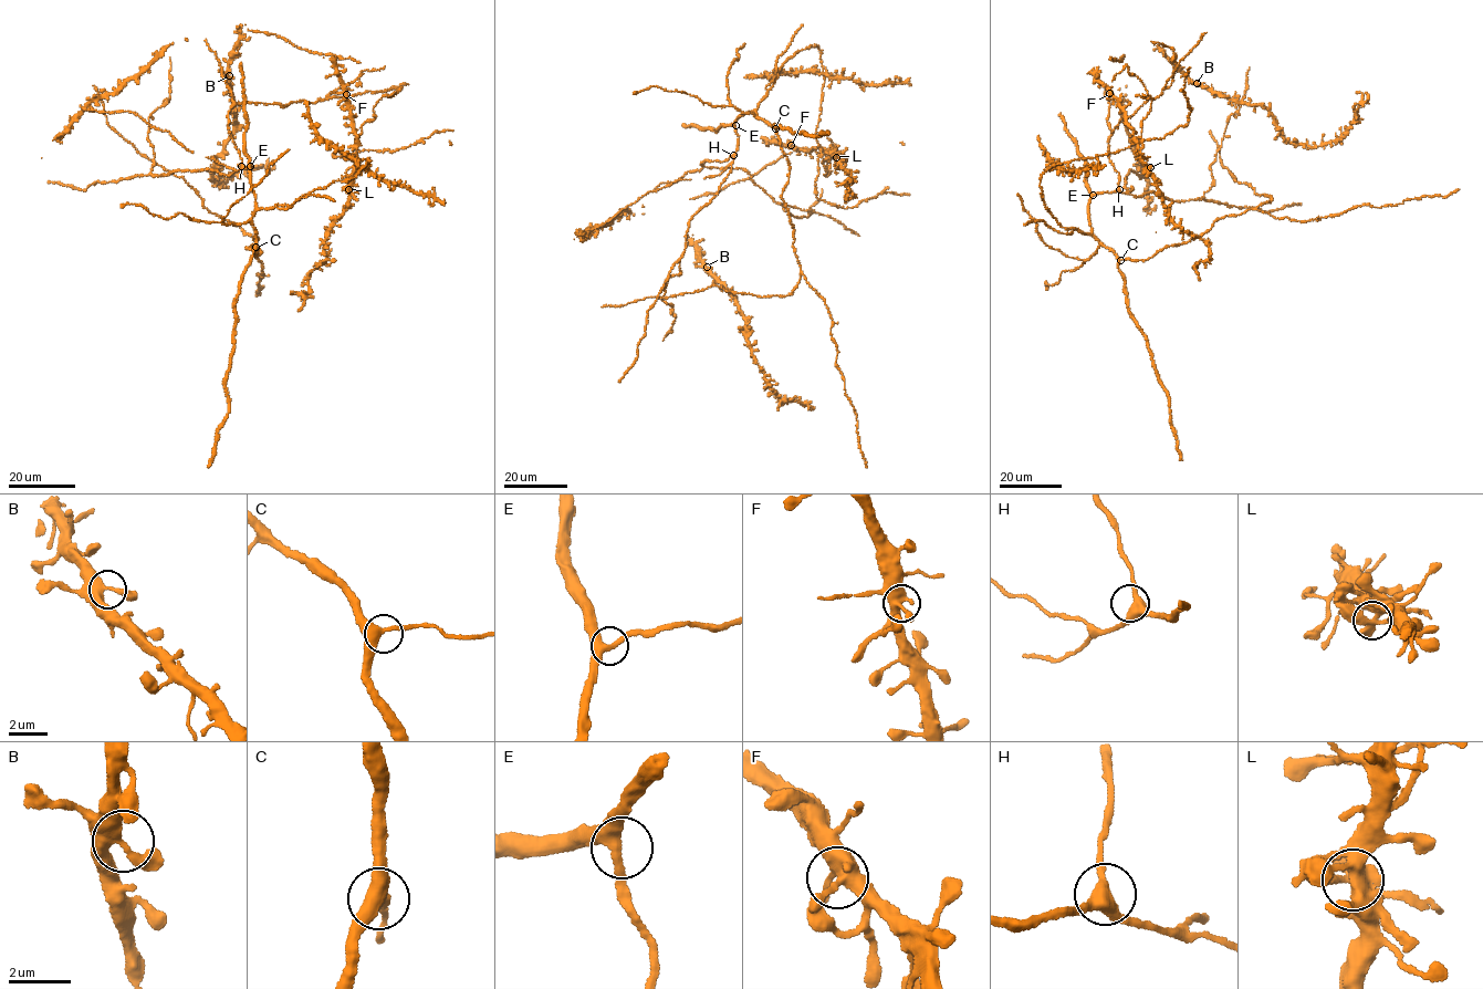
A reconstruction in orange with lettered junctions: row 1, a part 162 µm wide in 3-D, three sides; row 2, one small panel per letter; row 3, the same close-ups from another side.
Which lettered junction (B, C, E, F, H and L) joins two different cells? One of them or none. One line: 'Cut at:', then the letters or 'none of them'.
Cut at: L

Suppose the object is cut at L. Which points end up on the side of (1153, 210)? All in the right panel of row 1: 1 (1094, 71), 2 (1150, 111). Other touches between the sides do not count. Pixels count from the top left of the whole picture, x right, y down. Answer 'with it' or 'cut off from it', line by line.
1: with it
2: cut off from it

